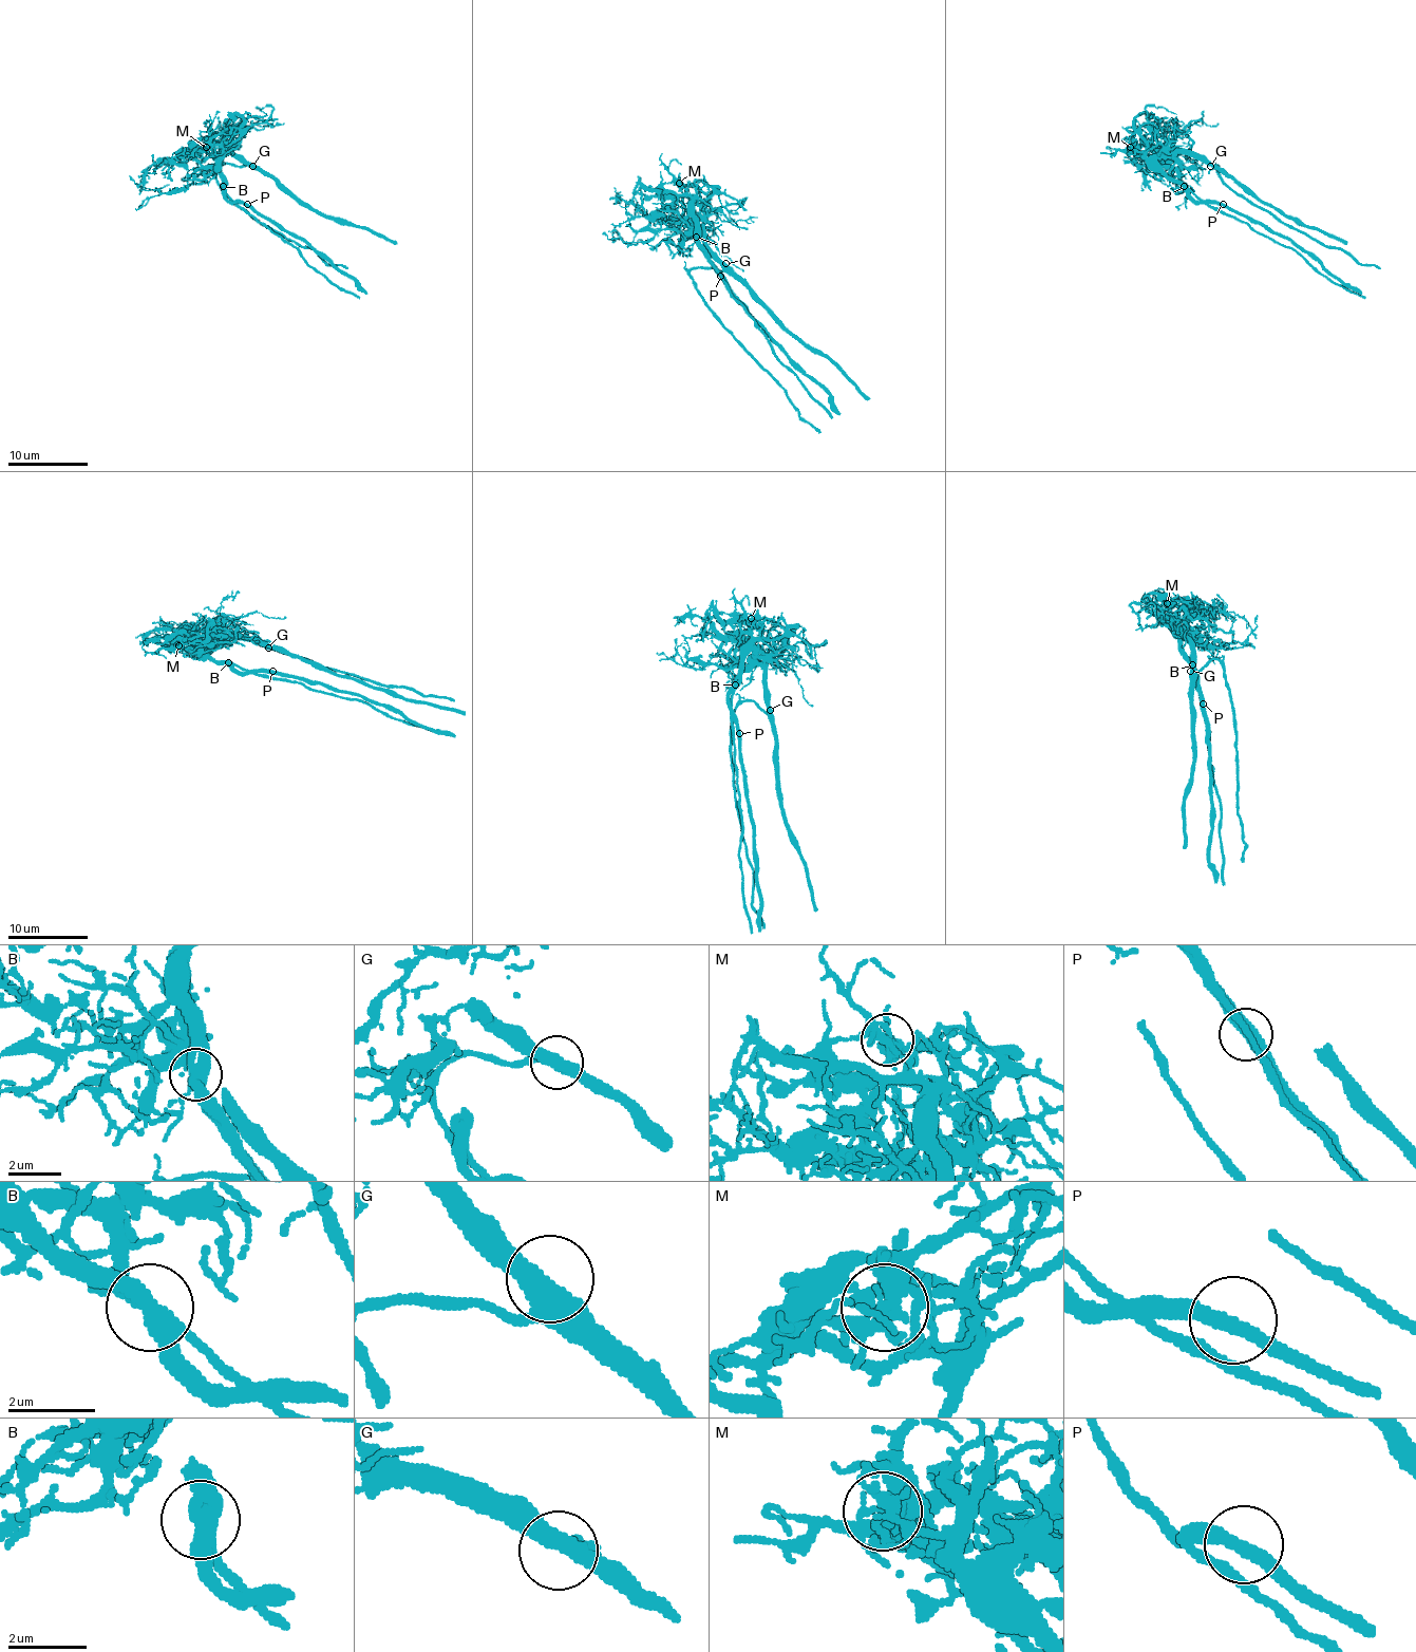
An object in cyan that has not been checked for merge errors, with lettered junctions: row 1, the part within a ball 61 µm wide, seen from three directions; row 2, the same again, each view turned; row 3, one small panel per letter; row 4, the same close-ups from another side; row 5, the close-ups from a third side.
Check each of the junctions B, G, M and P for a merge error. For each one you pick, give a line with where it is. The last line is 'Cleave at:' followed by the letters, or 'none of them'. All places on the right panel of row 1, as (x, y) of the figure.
M: (1130, 147)
Cleave at: M

